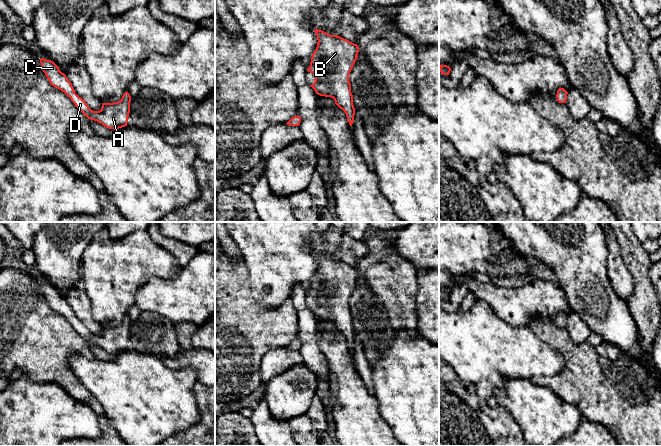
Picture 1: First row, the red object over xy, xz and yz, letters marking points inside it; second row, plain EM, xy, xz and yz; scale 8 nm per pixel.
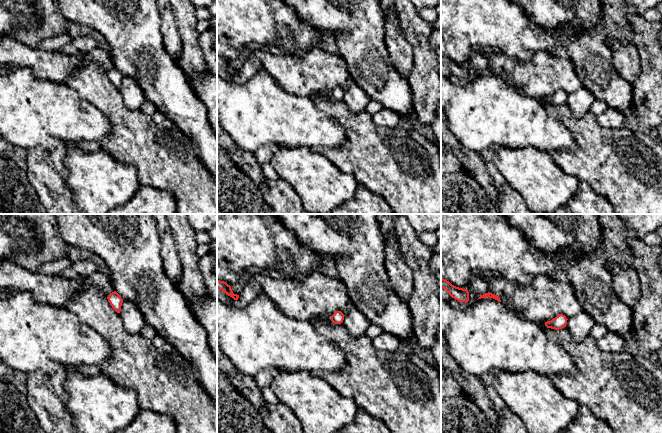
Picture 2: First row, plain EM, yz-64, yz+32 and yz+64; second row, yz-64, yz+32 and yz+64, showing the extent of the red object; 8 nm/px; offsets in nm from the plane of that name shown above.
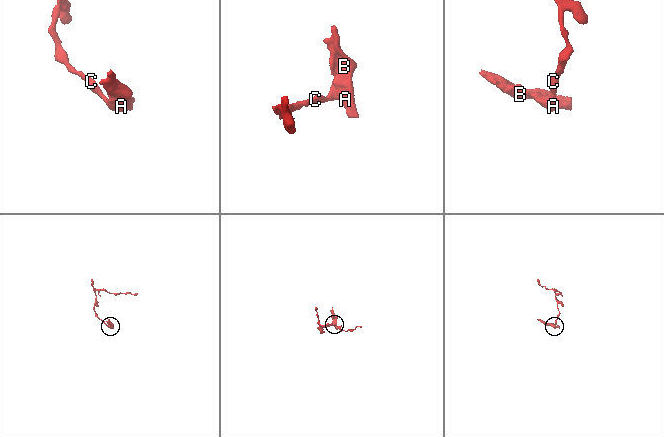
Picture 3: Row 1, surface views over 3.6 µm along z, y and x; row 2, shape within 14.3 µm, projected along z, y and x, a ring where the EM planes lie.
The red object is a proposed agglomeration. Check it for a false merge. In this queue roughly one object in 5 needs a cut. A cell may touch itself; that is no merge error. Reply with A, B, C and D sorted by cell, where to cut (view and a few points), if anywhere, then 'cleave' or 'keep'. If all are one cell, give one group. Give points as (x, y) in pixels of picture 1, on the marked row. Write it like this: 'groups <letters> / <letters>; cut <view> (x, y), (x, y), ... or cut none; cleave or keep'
groups A B C D; cut none; keep

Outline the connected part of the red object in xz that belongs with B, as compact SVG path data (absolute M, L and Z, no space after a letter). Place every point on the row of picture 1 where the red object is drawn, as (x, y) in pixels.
M318 29L314 32L318 43L307 69L315 75L315 81L310 86L318 95L333 98L352 126L355 108L349 75L358 58L359 47L337 35Z

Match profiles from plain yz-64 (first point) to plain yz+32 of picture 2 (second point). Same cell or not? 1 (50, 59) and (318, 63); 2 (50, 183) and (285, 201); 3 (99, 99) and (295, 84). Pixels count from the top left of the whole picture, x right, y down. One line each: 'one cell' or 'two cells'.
1: one cell
2: one cell
3: two cells

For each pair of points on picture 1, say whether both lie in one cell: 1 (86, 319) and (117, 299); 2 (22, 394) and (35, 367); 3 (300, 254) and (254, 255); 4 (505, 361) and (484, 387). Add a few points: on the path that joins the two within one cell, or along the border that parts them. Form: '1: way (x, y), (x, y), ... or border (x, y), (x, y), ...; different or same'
1: border (86, 292), (89, 298), (91, 314), (102, 326); different
2: border (22, 374), (33, 381), (52, 382); different
3: way (289, 254), (265, 255); same
4: border (507, 378), (497, 373), (491, 373), (474, 384); different

